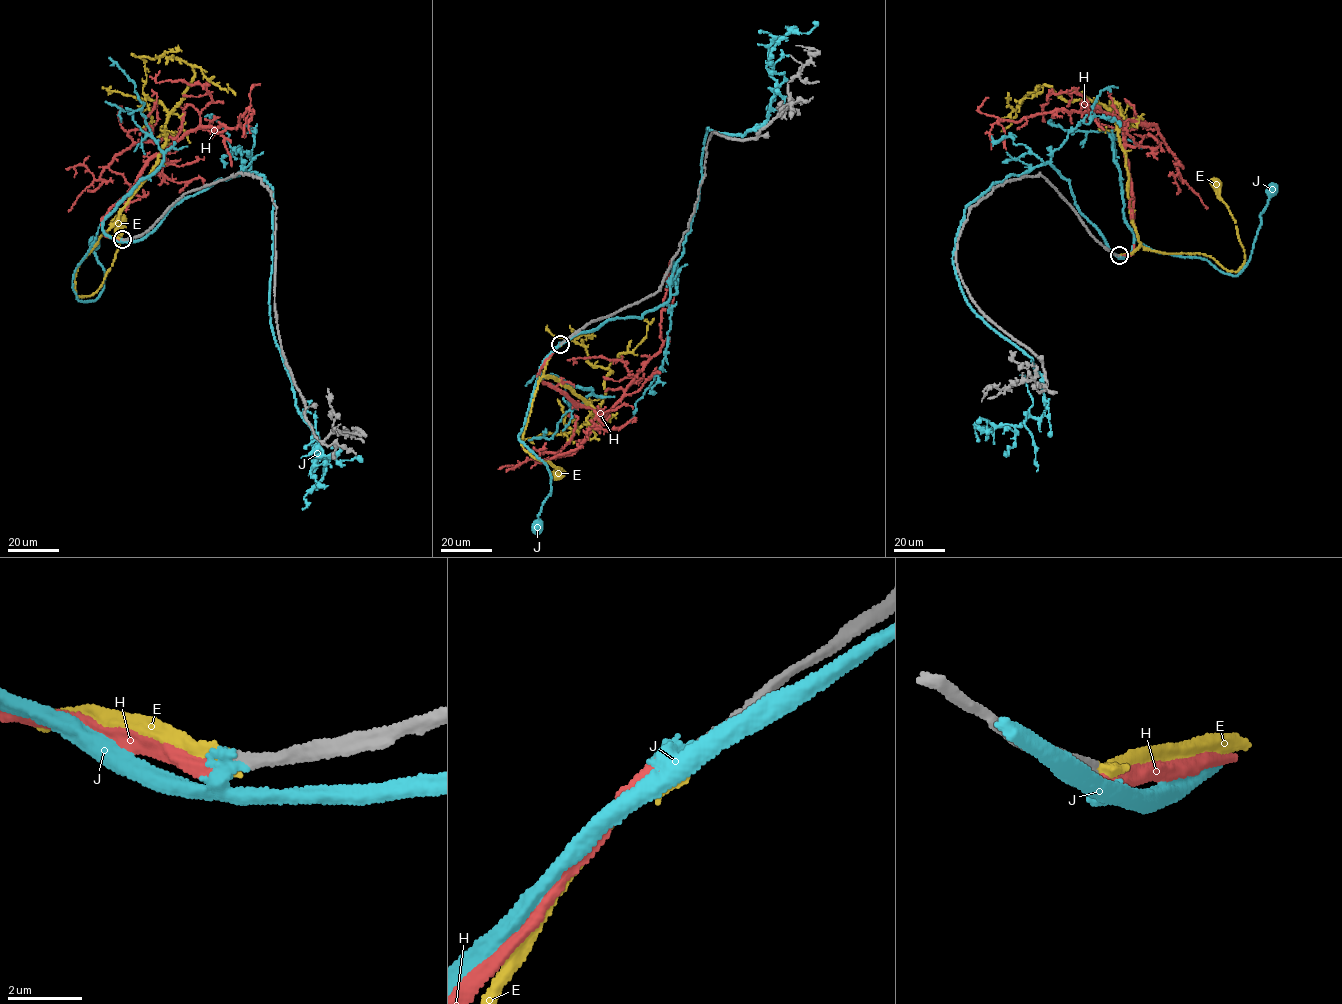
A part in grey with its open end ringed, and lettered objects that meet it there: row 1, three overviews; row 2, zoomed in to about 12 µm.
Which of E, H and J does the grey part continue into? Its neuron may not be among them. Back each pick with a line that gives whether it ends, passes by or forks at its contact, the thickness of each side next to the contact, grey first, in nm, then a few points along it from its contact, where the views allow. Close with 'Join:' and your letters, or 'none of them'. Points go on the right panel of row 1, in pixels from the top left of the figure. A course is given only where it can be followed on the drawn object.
E: it passes by; 340 nm thick on the grey side, 320 nm on the other; it runs (1118, 255), (1140, 246), (1199, 253), (1237, 271), (1245, 251), (1235, 221), (1218, 197), (1219, 186)
Join: E

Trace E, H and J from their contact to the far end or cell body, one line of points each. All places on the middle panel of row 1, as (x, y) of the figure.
E: (560, 344), (547, 361), (537, 385), (521, 442), (535, 458), (550, 462), (559, 469), (557, 475)
H: (560, 344), (538, 378), (574, 404), (600, 412), (611, 409), (660, 351), (672, 258)
J: (561, 343), (541, 367), (518, 439), (546, 465), (550, 476), (550, 495), (540, 510), (538, 525)

